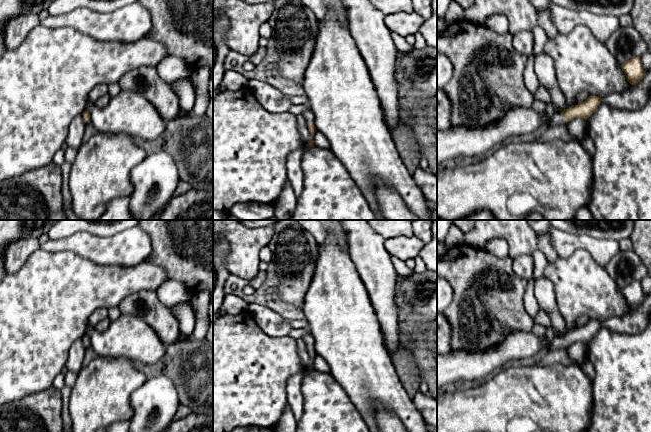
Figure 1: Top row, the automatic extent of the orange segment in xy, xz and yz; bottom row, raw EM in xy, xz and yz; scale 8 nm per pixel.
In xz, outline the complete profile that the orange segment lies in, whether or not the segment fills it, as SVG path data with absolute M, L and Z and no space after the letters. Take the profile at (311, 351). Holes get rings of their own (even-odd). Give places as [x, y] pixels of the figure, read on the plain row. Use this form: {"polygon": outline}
{"polygon": "M309 334L305 335L303 337L303 339L306 341L306 345L307 345L308 353L309 353L310 357L314 360L314 358L317 354L316 354L316 351L314 349L314 343L313 343L312 335L309 335Z"}

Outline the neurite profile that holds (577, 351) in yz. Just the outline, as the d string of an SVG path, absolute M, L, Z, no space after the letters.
M576 341L573 344L567 346L565 351L570 358L571 362L576 365L581 366L583 359L587 355L586 344L580 341Z

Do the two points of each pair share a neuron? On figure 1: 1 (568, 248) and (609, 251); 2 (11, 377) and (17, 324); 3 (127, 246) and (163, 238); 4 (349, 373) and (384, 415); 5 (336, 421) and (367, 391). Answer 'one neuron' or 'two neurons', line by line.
1: one neuron
2: one neuron
3: two neurons
4: two neurons
5: two neurons

